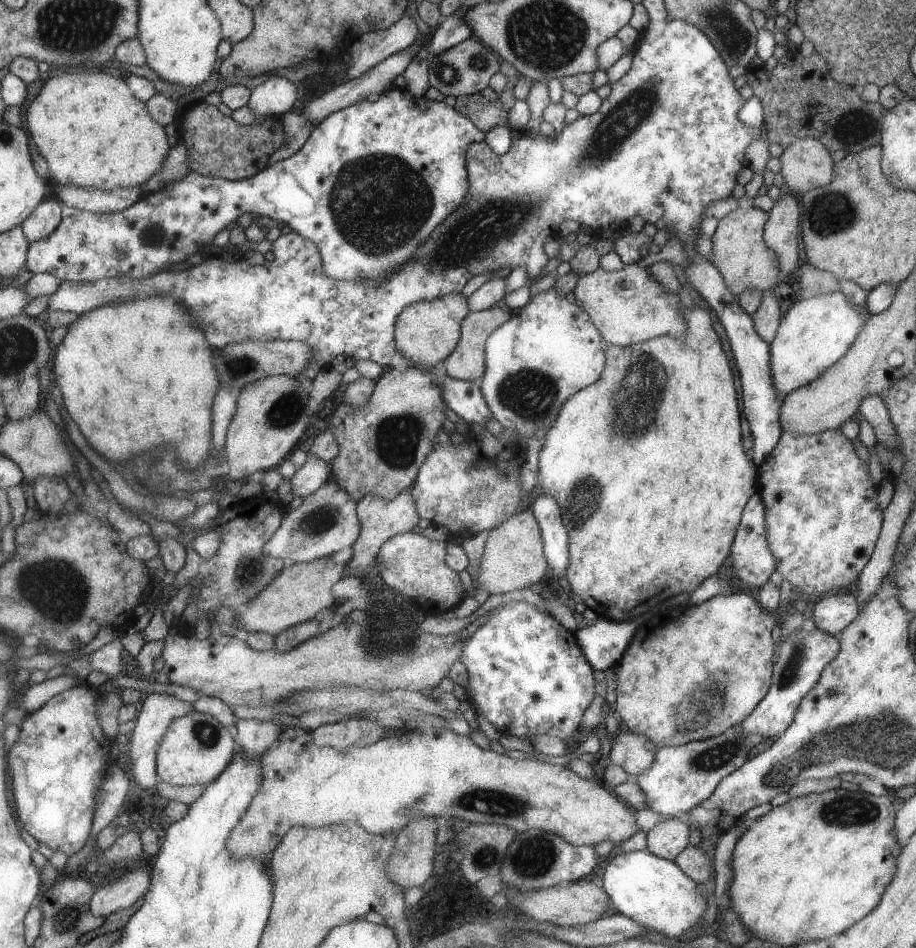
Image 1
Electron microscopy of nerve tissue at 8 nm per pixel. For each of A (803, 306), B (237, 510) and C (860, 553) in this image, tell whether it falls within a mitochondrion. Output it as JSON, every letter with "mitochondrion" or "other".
{"A":"other","B":"other","C":"other"}

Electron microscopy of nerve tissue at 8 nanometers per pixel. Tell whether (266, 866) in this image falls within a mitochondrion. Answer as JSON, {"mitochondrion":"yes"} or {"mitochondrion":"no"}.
{"mitochondrion":"no"}

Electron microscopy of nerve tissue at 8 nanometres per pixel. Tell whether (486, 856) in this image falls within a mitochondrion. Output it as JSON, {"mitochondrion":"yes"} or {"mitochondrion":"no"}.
{"mitochondrion":"yes"}

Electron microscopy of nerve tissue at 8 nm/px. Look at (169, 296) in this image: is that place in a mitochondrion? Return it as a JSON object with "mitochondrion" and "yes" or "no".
{"mitochondrion":"no"}

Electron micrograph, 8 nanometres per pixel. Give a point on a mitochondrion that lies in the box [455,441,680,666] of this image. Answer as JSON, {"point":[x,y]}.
{"point":[589,493]}

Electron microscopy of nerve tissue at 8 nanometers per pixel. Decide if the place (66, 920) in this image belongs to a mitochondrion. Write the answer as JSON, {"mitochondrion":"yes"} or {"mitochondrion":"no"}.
{"mitochondrion":"yes"}

